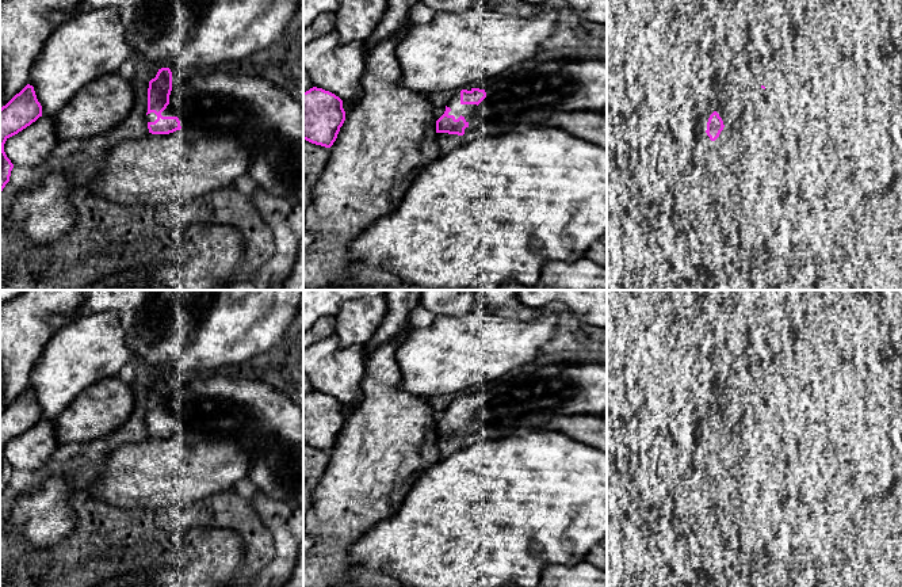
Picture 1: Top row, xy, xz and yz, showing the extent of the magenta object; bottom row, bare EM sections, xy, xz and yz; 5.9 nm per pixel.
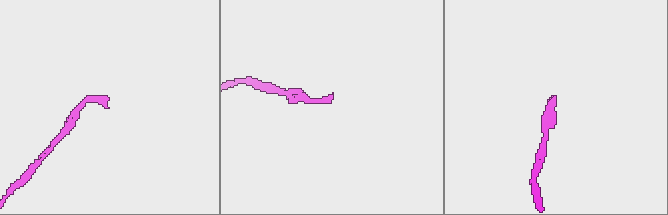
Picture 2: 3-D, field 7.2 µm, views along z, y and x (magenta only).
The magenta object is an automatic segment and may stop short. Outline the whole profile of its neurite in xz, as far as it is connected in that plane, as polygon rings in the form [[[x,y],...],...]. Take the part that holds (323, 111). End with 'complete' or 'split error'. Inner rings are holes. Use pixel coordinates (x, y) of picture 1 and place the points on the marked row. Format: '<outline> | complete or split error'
[[[317,87],[303,92],[303,140],[330,148],[344,121],[345,111],[339,96]]] | complete

